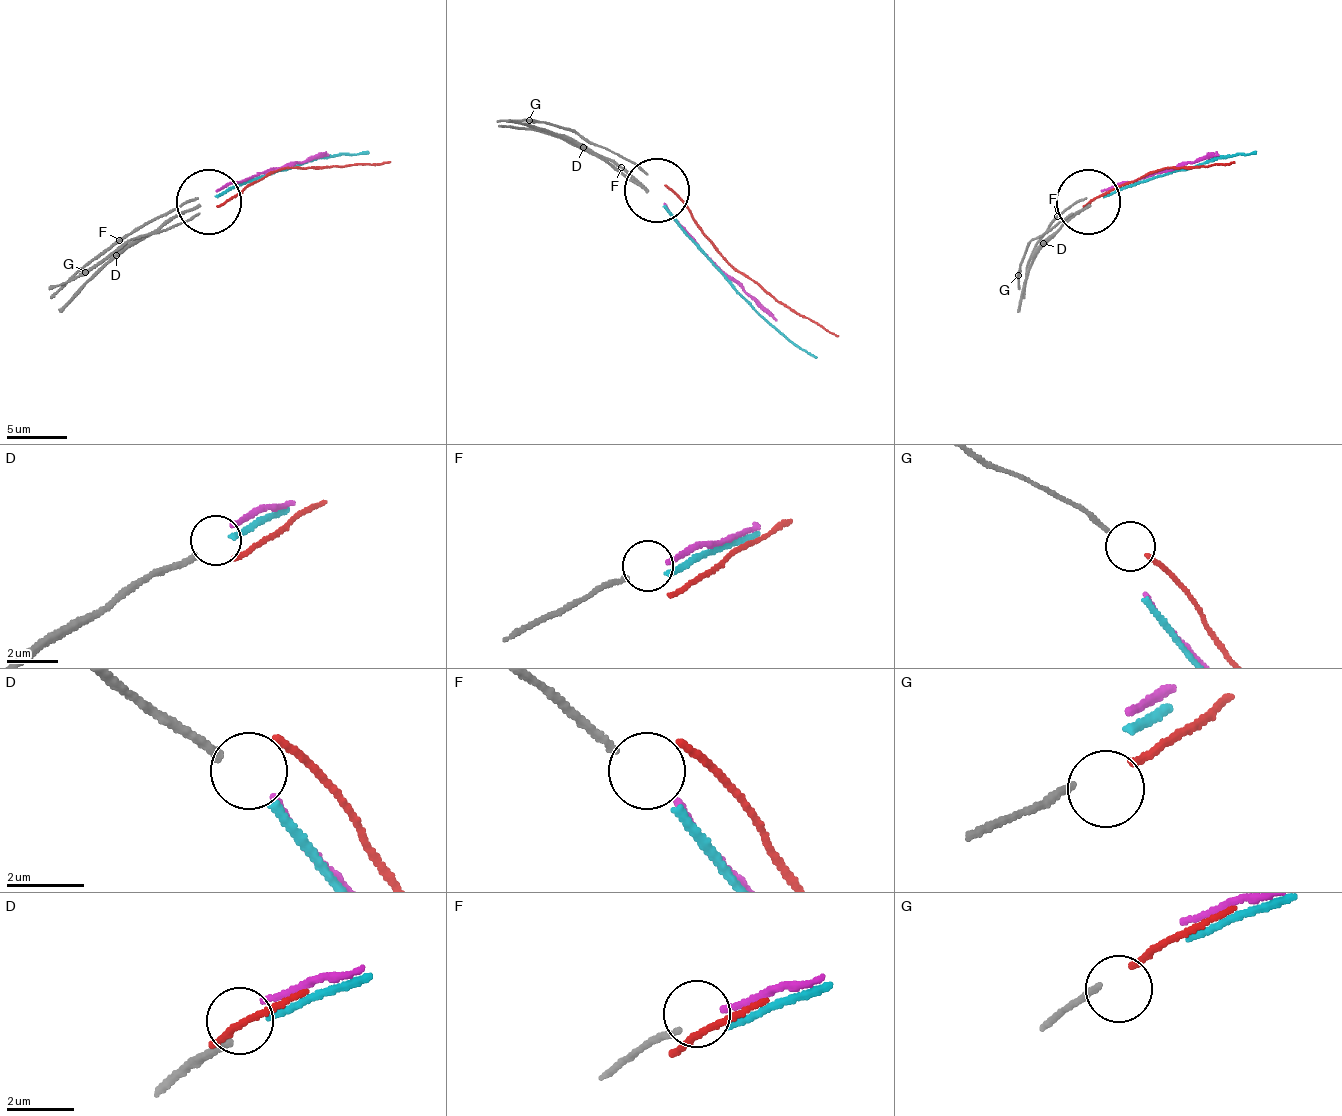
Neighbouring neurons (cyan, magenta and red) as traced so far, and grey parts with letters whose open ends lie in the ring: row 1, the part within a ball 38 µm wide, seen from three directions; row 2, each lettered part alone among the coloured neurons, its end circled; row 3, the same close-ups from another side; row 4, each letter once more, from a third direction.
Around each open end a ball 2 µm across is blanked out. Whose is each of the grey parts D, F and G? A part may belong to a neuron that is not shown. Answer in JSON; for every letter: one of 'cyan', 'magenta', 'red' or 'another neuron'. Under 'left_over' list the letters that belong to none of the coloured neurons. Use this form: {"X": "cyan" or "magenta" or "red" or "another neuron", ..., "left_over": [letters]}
{"D": "cyan", "F": "magenta", "G": "red", "left_over": []}

